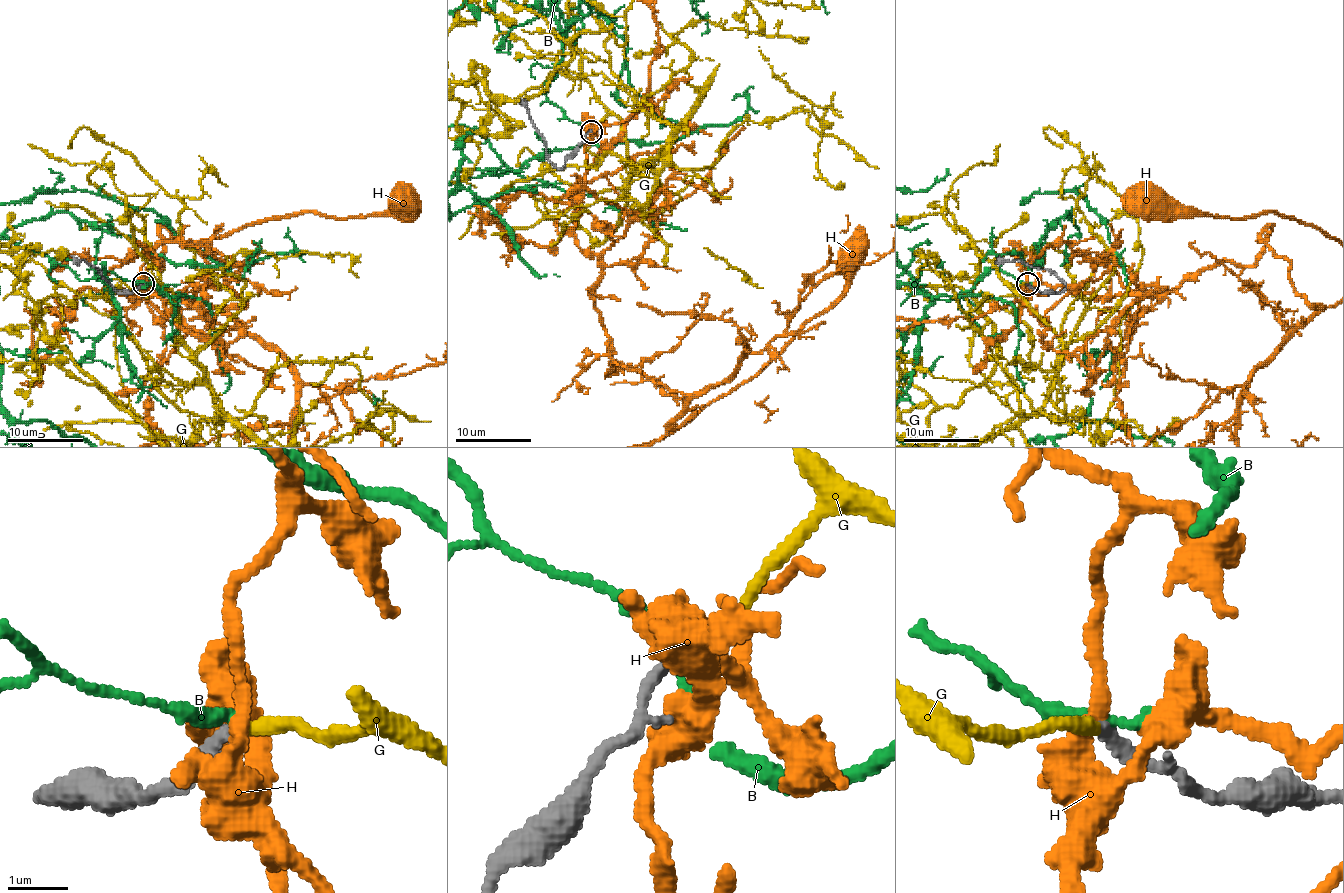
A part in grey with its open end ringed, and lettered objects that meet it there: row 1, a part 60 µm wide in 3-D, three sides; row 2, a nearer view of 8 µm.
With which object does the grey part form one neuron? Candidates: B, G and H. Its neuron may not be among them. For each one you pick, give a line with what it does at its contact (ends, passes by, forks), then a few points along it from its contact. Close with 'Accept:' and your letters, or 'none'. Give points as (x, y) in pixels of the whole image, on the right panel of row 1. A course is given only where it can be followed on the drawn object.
G: it ends there
Accept: G

